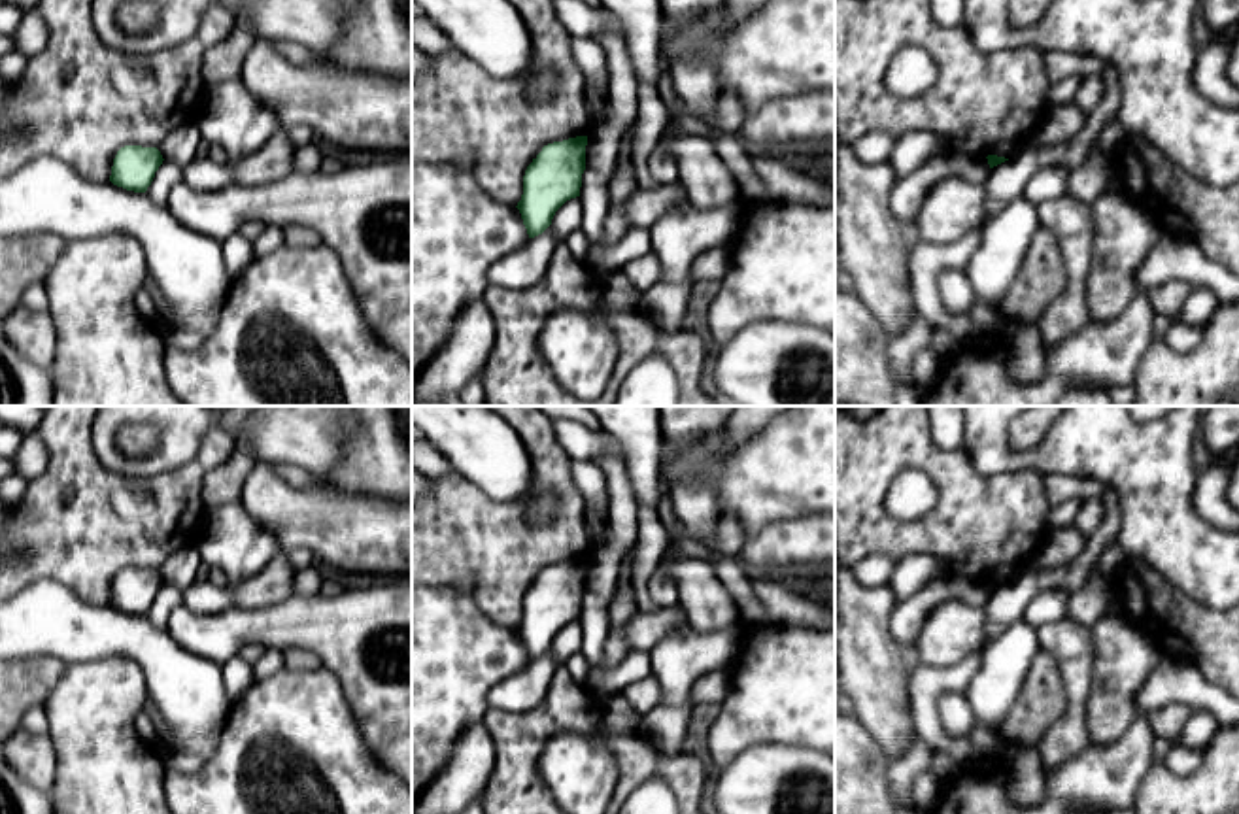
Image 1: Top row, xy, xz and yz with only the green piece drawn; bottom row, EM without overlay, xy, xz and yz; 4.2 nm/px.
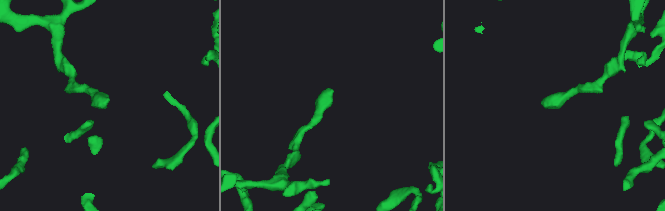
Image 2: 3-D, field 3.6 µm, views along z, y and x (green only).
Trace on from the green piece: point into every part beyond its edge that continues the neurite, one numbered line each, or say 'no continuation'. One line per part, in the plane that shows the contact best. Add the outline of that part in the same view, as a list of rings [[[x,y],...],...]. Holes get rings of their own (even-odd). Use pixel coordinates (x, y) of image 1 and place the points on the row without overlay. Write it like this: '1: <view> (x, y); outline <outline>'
no continuation

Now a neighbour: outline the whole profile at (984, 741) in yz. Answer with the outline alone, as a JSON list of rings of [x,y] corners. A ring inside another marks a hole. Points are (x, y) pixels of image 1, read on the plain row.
[[[975,727],[969,735],[971,746],[986,757],[1001,757],[1007,754],[1007,744],[993,731]]]

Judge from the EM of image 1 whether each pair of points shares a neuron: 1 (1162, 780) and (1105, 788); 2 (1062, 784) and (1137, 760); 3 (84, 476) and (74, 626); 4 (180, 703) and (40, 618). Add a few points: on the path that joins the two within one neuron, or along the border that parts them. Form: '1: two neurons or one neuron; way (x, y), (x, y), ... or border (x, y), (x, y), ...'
1: two neurons; border (1154, 763), (1136, 794)
2: one neuron; way (1081, 782), (1102, 777), (1109, 769), (1119, 769)
3: two neurons; border (34, 580), (55, 580), (85, 601), (108, 605)
4: one neuron; way (157, 665), (127, 635), (78, 631)

